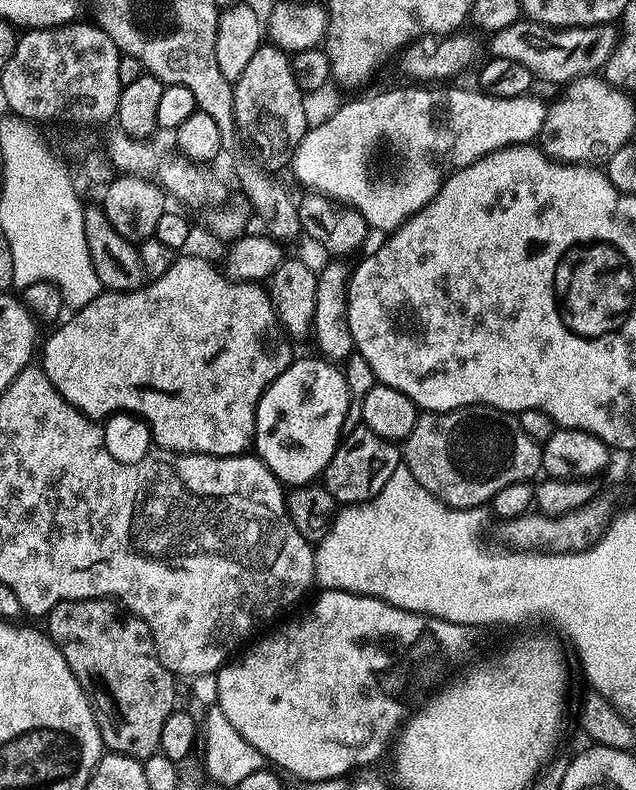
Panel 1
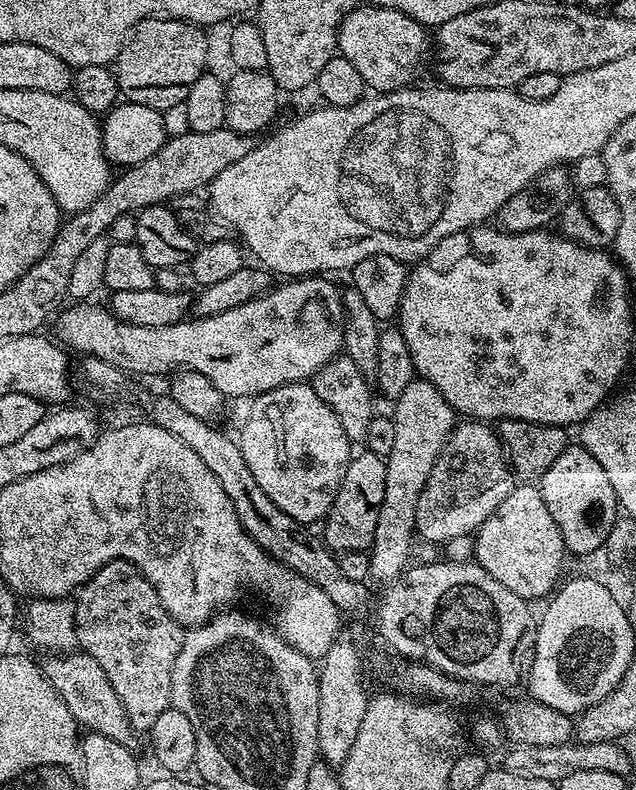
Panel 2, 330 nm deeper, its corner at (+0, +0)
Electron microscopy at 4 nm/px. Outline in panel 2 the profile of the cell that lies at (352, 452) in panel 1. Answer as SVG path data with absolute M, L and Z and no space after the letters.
M367 450L353 455L346 466L346 474L342 474L342 486L338 486L338 494L330 506L328 515L323 521L324 533L322 539L333 553L363 552L371 549L374 526L378 526L378 510L382 510L382 494L386 494L386 466L385 457Z

